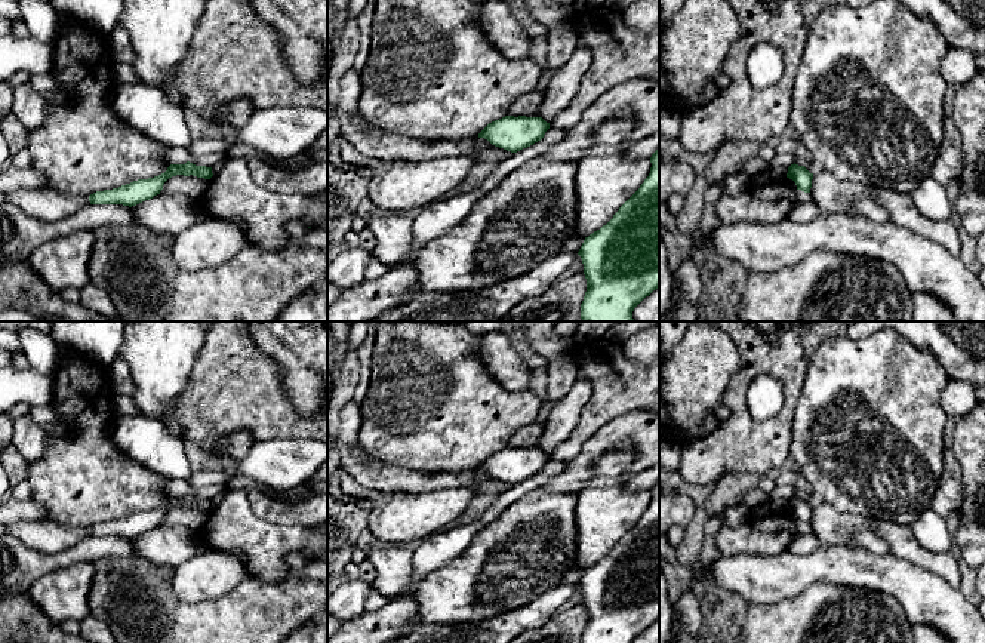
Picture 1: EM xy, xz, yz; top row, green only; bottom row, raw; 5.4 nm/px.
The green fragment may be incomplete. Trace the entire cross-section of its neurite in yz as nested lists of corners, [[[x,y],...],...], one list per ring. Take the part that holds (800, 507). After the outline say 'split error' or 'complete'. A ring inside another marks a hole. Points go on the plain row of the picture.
[[[791,496],[788,499],[787,510],[792,511],[797,517],[797,522],[810,524],[813,505],[810,505],[804,498]]] | complete

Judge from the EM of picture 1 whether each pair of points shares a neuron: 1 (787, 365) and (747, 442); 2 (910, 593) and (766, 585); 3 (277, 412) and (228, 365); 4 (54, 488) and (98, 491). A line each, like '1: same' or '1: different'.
1: same
2: same
3: same
4: same

